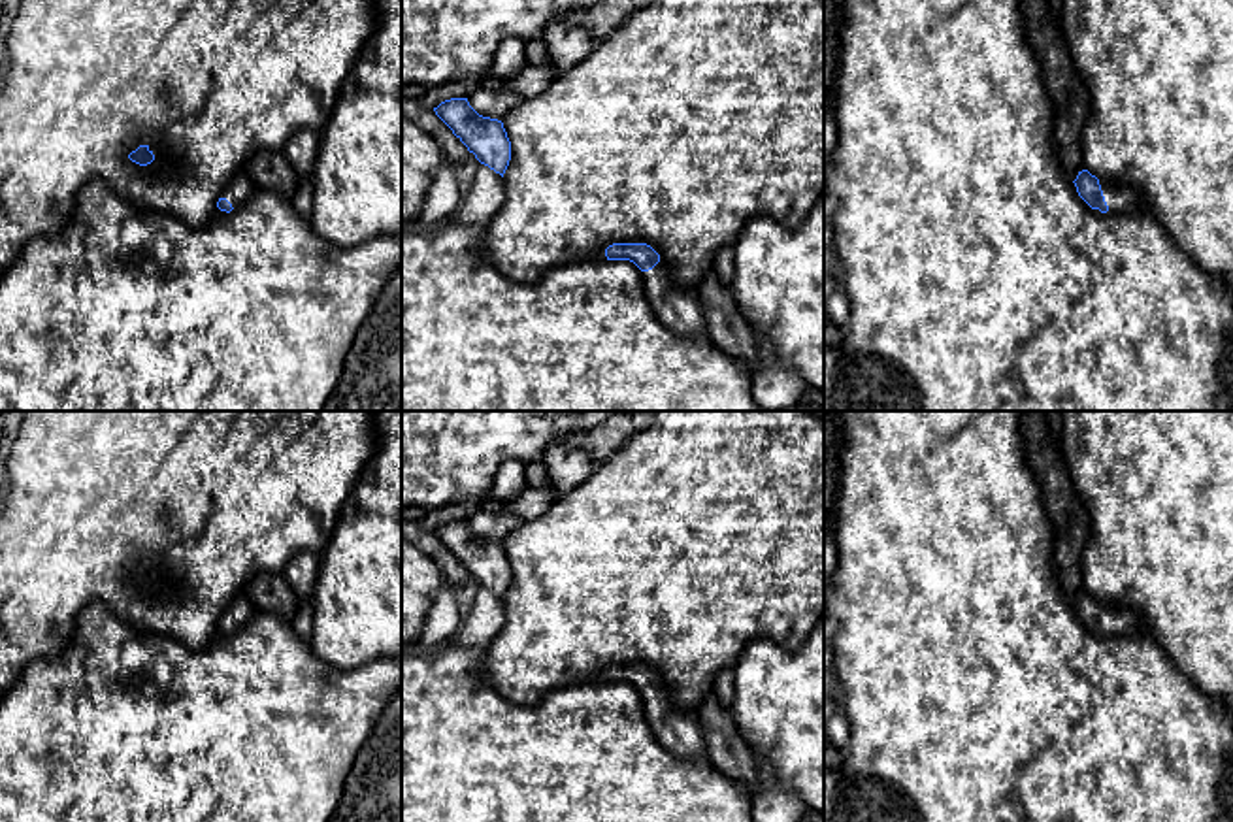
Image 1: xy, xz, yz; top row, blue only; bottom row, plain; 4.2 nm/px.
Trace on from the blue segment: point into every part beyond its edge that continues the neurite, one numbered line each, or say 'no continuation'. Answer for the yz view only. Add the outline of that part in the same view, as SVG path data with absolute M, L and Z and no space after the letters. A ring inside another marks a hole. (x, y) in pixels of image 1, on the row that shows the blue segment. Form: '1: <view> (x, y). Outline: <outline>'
1: yz (1118, 198). Outline: M1105 185L1103 196L1110 213L1133 213L1141 207L1148 211L1148 206L1143 196L1131 187Z

